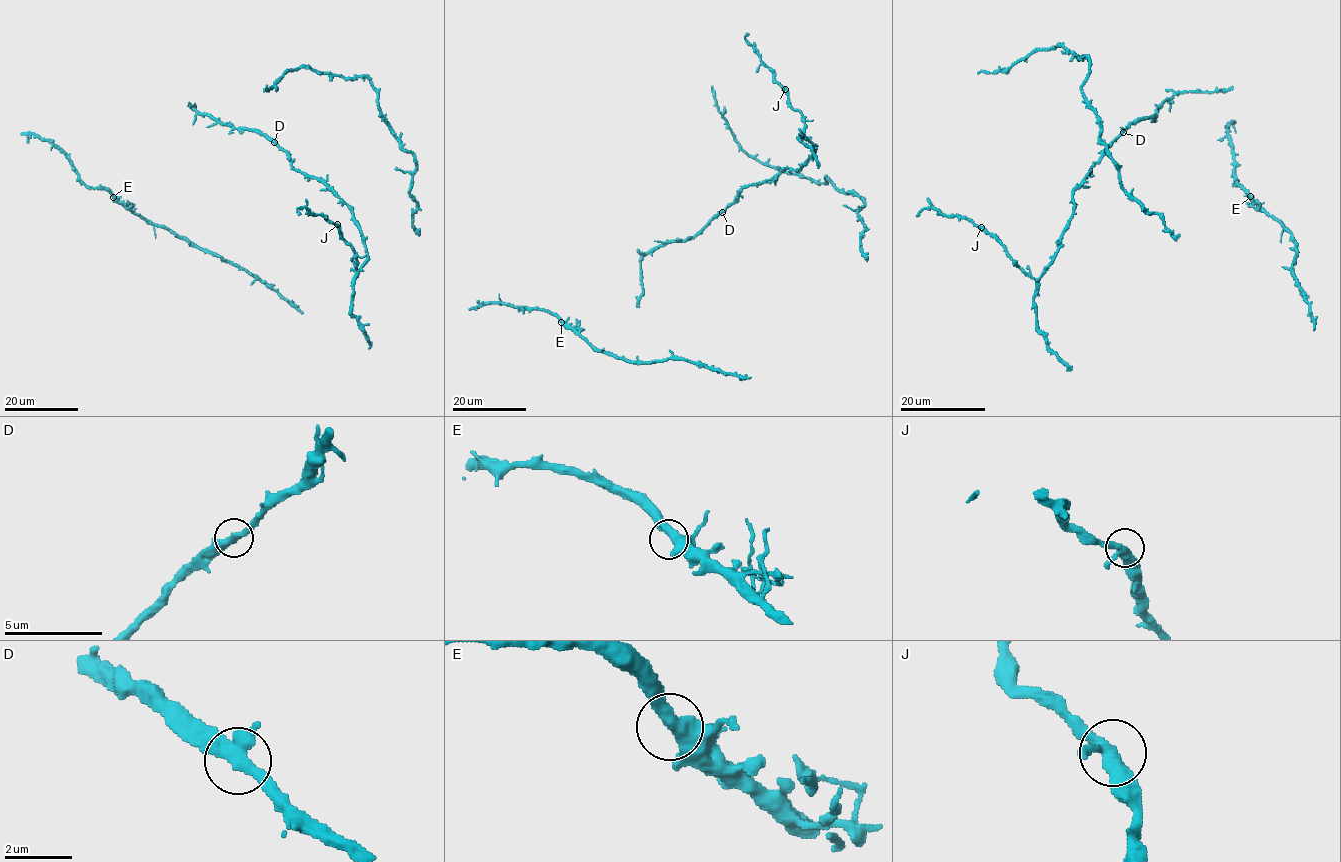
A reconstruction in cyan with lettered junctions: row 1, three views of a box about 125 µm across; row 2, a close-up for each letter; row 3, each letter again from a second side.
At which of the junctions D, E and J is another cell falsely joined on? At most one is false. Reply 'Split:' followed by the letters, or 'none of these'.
Split: none of these

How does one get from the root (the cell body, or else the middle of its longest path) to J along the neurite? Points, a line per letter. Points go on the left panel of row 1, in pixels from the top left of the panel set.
J: (271, 139), (295, 170), (320, 178), (348, 206), (367, 252), (358, 269), (357, 254), (337, 224)

